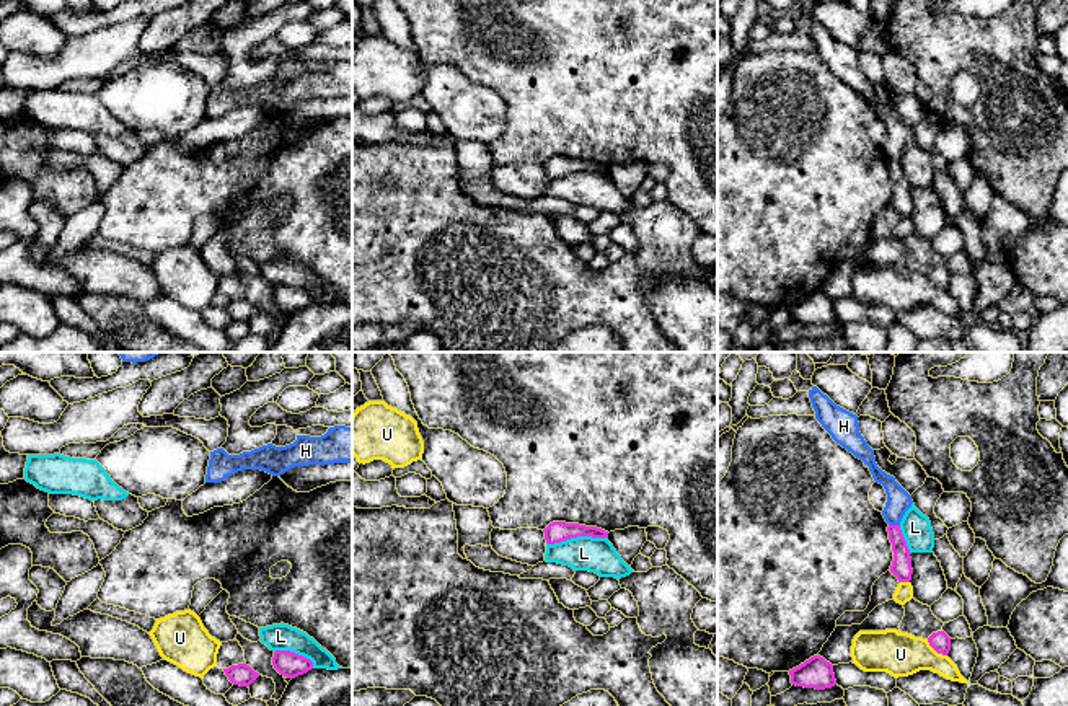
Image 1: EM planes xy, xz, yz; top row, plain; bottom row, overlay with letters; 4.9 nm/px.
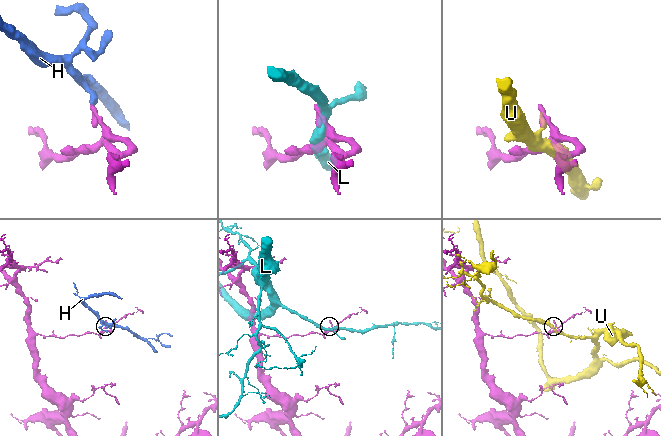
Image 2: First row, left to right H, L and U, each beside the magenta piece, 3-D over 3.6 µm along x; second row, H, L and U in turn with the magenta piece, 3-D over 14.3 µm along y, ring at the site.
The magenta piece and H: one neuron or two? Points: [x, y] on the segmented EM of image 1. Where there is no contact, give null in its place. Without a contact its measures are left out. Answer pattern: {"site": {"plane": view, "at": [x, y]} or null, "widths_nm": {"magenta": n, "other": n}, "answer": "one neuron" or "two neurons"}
{"site": {"plane": "yz", "at": [894, 525]}, "widths_nm": {"magenta": 100, "other": 120}, "answer": "two neurons"}

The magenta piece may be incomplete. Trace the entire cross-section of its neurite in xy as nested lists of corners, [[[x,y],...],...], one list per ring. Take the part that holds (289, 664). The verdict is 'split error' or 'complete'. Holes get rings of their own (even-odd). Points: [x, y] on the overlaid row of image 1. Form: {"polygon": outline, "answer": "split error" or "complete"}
{"polygon": [[[276,651],[272,665],[280,675],[287,678],[295,678],[313,668],[313,662],[310,659],[290,651]]], "answer": "complete"}

